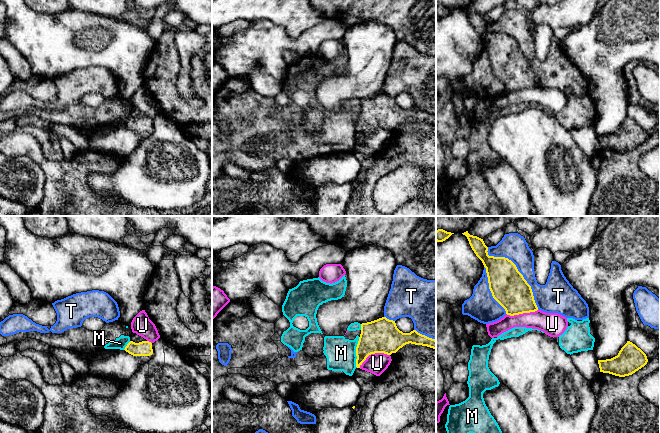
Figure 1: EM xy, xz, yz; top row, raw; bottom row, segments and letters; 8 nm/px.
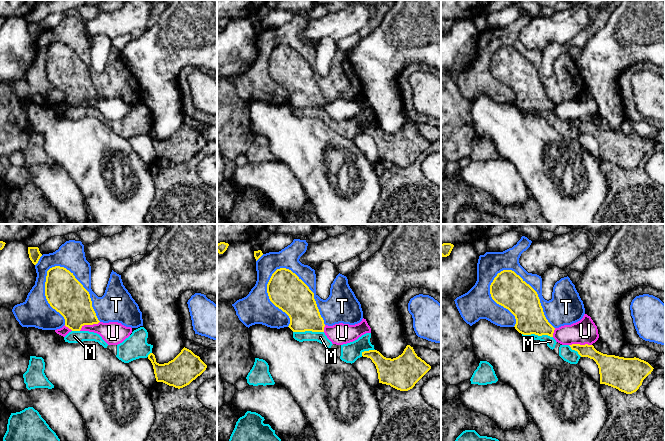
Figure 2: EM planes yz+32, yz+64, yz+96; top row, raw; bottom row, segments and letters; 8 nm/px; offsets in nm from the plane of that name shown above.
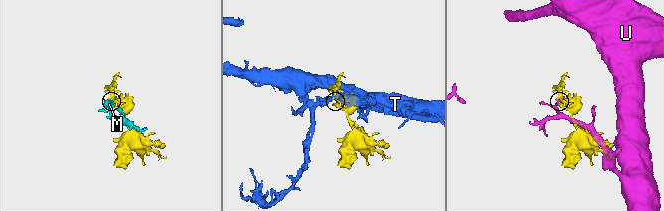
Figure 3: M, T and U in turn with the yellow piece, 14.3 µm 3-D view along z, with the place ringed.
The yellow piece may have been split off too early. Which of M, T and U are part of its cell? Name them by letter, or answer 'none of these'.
none of these

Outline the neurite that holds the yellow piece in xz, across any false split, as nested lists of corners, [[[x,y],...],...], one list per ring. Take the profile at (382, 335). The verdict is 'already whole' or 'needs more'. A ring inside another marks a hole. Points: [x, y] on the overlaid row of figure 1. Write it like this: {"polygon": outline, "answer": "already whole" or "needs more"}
{"polygon": [[[386,317],[362,323],[361,334],[356,347],[356,367],[360,368],[366,358],[375,353],[391,355],[406,344],[427,346],[436,349],[436,340],[418,333],[400,331],[395,321]]], "answer": "already whole"}

